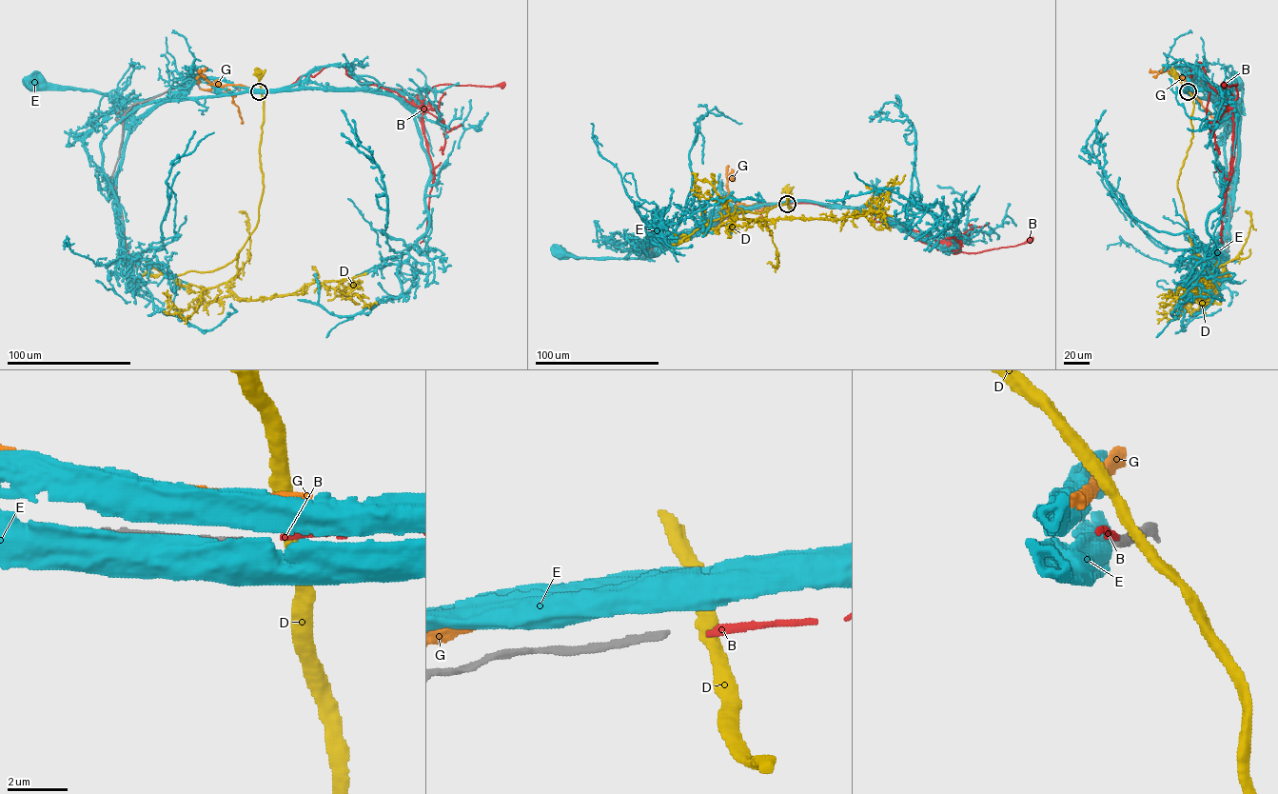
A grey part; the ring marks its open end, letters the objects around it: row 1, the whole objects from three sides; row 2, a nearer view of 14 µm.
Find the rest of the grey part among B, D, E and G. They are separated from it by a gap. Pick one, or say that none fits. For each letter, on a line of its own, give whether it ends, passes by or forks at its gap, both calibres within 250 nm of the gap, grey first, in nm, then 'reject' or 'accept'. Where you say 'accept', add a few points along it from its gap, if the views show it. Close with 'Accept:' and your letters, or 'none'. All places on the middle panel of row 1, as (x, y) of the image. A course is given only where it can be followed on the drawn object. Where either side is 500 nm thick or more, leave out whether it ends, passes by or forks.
B: it ends there; 200 nm thick on the grey side, 240 nm on the other; accept; it runs (789, 204), (872, 210), (874, 221), (953, 253), (1015, 246), (1030, 239)
D: it passes by; 200 nm thick on the grey side, 400 nm on the other; reject
E: 200 nm thick on the grey side, 900 nm on the other; reject
G: it passes by; 200 nm thick on the grey side, 380 nm on the other; reject
Accept: B

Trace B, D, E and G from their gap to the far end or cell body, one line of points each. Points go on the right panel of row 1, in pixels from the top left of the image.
B: (1188, 91), (1190, 69), (1197, 62), (1207, 82), (1229, 90), (1233, 107), (1236, 84), (1223, 86)
D: (1188, 90), (1174, 73)
E: (1186, 91), (1202, 98), (1220, 99), (1236, 109), (1241, 105), (1242, 89), (1234, 83)
G: (1186, 89), (1187, 85), (1189, 86), (1172, 71), (1152, 71), (1150, 69)

